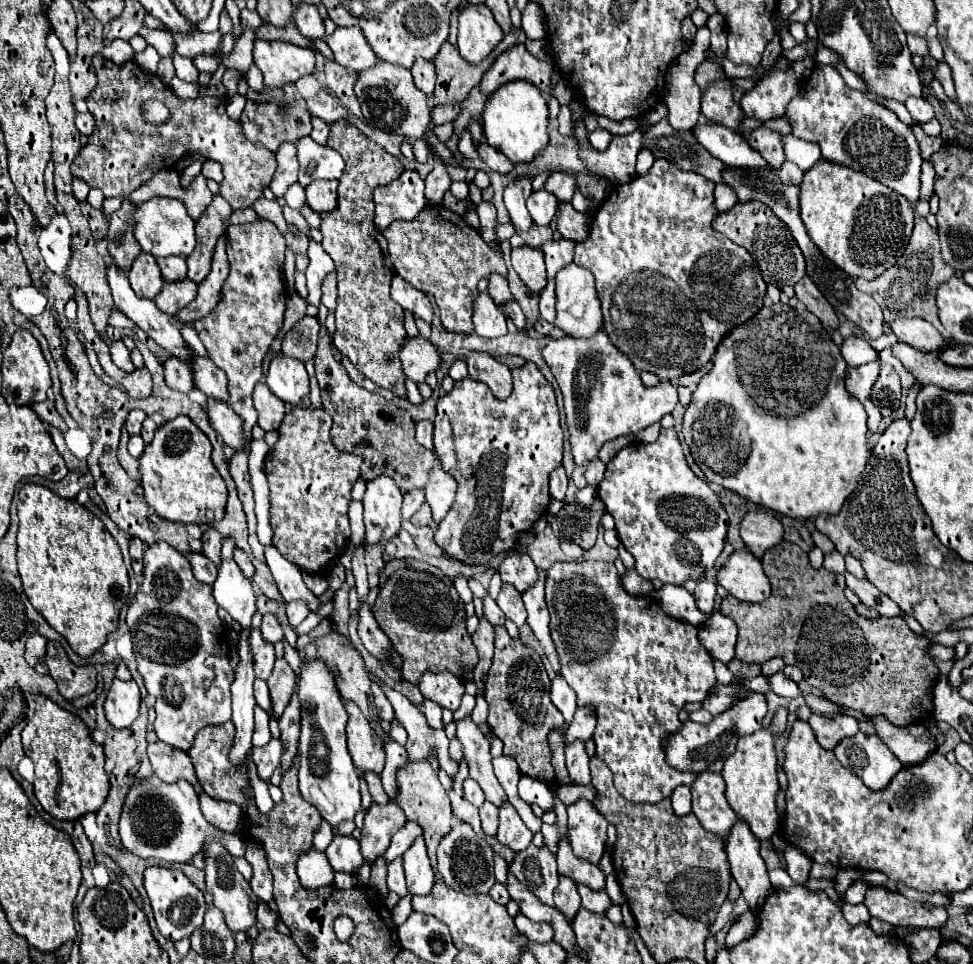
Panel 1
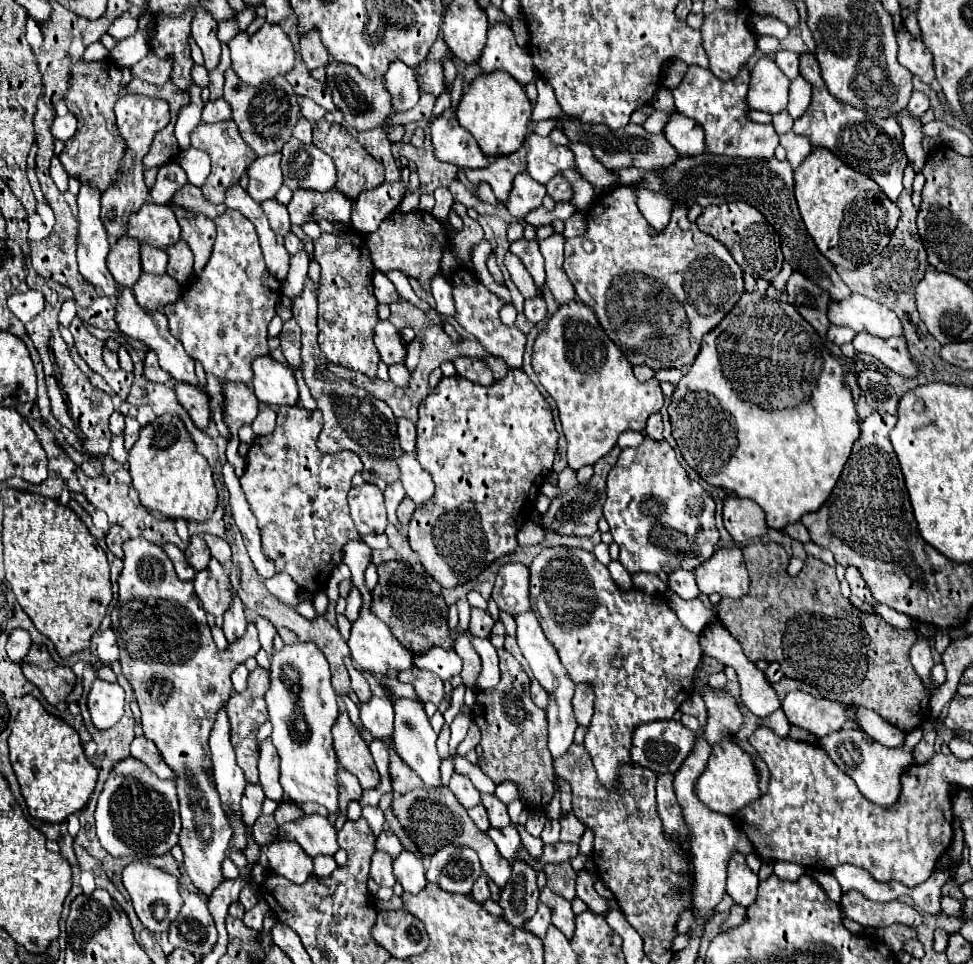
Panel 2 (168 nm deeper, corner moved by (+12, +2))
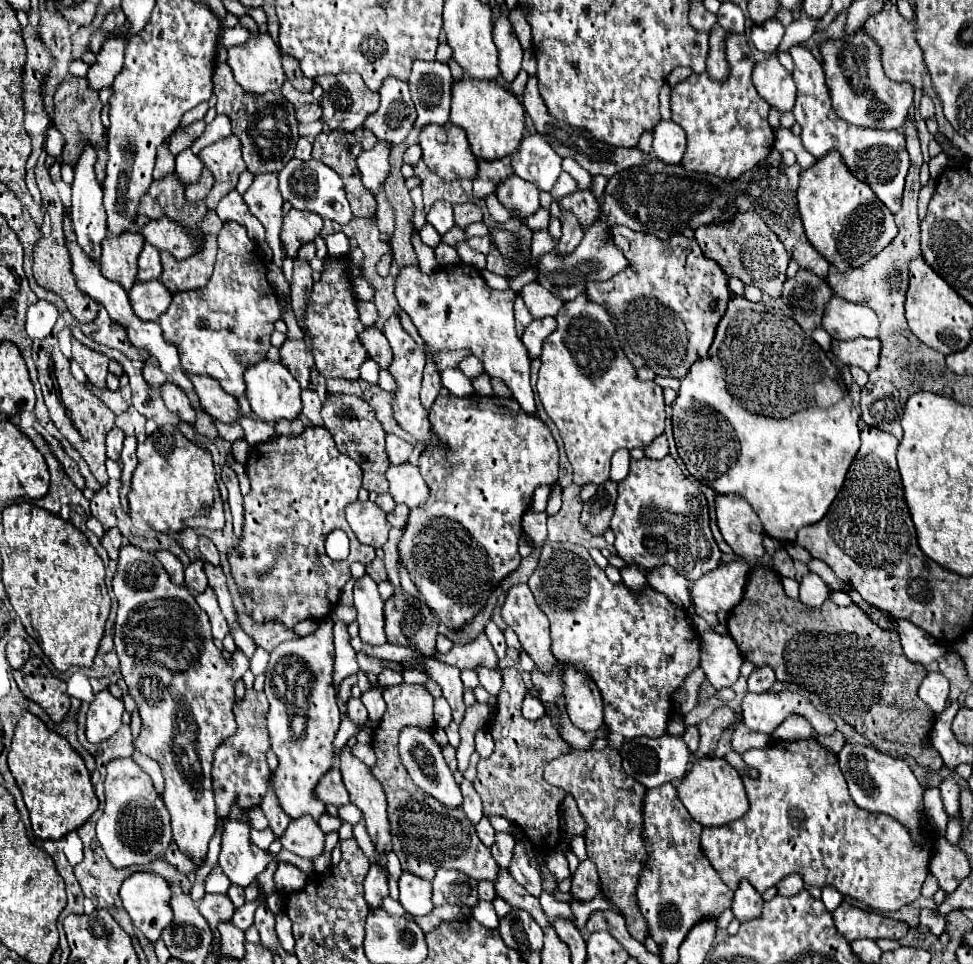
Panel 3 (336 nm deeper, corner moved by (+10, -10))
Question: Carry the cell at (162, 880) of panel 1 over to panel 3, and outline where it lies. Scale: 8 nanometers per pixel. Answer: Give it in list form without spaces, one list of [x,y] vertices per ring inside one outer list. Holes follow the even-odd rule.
[[[136,872],[124,880],[120,888],[122,906],[132,918],[132,924],[150,940],[156,942],[162,930],[170,924],[170,886],[154,872]]]

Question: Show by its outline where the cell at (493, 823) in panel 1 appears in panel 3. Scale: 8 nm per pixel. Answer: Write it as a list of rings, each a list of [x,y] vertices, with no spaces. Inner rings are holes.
[[[482,818],[482,820],[476,824],[476,834],[478,834],[478,838],[482,840],[484,846],[490,848],[490,846],[494,844],[494,834],[496,834],[496,830],[492,828],[492,824],[490,824],[488,818]]]

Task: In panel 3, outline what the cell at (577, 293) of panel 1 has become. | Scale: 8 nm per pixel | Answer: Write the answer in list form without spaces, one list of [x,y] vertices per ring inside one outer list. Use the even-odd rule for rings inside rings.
[[[562,210],[560,224],[562,224],[562,238],[556,246],[556,250],[562,250],[562,254],[566,254],[566,250],[574,250],[574,246],[578,246],[584,230],[582,230],[578,218],[570,210]]]

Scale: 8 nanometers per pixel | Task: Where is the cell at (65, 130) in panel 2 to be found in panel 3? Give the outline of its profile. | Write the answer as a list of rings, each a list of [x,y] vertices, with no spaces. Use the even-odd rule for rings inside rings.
[[[54,126],[48,128],[48,136],[46,136],[46,154],[48,156],[54,156],[54,158],[60,158],[62,156],[62,148],[64,148],[64,138],[58,130],[54,130]]]

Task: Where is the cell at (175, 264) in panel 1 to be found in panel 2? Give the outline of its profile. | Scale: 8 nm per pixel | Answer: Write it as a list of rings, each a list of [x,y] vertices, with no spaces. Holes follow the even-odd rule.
[[[140,246],[140,258],[142,258],[142,270],[148,274],[166,274],[168,266],[168,254],[166,250],[156,250],[152,246]]]

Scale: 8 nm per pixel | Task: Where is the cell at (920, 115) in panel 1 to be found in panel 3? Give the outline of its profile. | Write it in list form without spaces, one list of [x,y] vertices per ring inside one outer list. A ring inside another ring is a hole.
[[[922,92],[922,100],[920,100],[918,110],[920,110],[920,116],[922,116],[924,120],[930,118],[930,116],[934,116],[934,102],[932,102],[932,98],[930,98],[926,92]]]

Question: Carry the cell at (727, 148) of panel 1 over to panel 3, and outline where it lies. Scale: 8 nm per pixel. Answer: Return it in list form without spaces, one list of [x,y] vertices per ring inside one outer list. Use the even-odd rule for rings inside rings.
[[[660,120],[652,130],[652,152],[666,164],[678,164],[686,152],[686,134],[672,120]]]

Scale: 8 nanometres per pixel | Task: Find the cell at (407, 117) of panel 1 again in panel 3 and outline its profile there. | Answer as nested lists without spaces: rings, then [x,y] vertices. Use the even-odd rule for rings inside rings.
[[[326,74],[322,78],[316,78],[316,82],[324,88],[320,108],[322,108],[322,120],[328,124],[330,130],[346,130],[346,132],[360,130],[362,118],[366,118],[366,114],[372,114],[374,110],[378,110],[380,96],[378,96],[378,92],[368,90],[368,86],[362,82],[360,74]]]

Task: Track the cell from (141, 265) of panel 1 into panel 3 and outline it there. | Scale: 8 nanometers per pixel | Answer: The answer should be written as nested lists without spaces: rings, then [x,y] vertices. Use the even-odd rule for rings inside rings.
[[[130,232],[120,236],[108,236],[102,240],[100,272],[104,278],[118,282],[122,288],[130,288],[138,272],[138,254],[144,246],[144,236],[140,232]]]

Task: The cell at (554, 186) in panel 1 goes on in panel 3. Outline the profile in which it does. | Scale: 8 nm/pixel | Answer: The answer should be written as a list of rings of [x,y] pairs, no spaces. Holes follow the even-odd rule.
[[[578,190],[578,192],[568,194],[562,200],[558,200],[558,204],[560,204],[560,208],[572,210],[584,228],[592,226],[602,214],[600,202],[596,200],[596,196],[592,192],[580,192]]]

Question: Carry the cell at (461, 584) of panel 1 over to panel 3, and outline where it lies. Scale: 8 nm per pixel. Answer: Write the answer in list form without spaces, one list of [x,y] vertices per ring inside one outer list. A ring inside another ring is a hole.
[[[424,660],[424,666],[428,670],[428,676],[432,680],[436,680],[442,688],[442,694],[446,696],[450,708],[452,708],[452,716],[454,716],[454,722],[460,724],[462,718],[464,718],[464,702],[462,702],[462,692],[464,692],[464,686],[462,686],[462,680],[460,680],[460,670],[454,668],[454,666],[446,666],[438,660]]]

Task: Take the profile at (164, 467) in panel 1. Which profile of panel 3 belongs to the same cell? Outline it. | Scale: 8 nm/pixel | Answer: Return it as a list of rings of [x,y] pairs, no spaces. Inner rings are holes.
[[[162,426],[152,436],[148,436],[142,444],[138,444],[138,466],[132,474],[128,500],[130,500],[130,512],[142,518],[156,532],[176,534],[184,528],[208,528],[208,530],[224,528],[224,508],[214,478],[212,456],[208,450],[190,442],[174,426]]]

